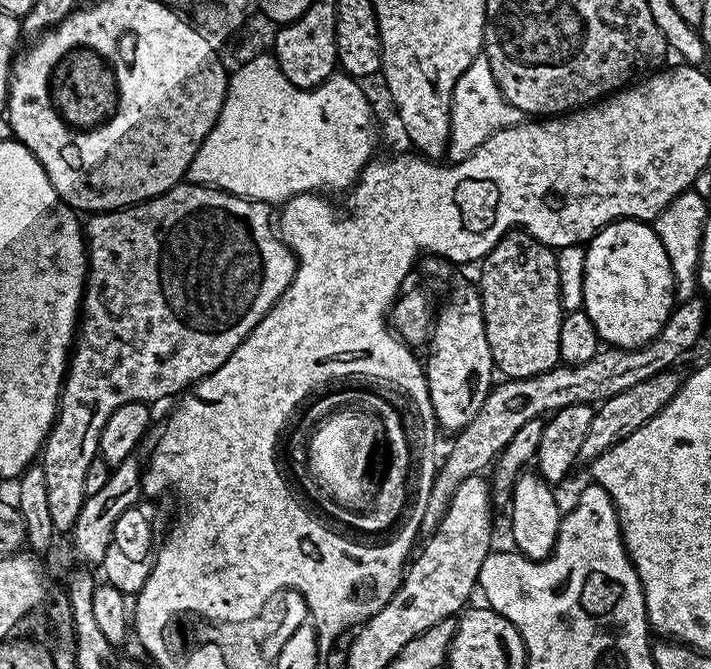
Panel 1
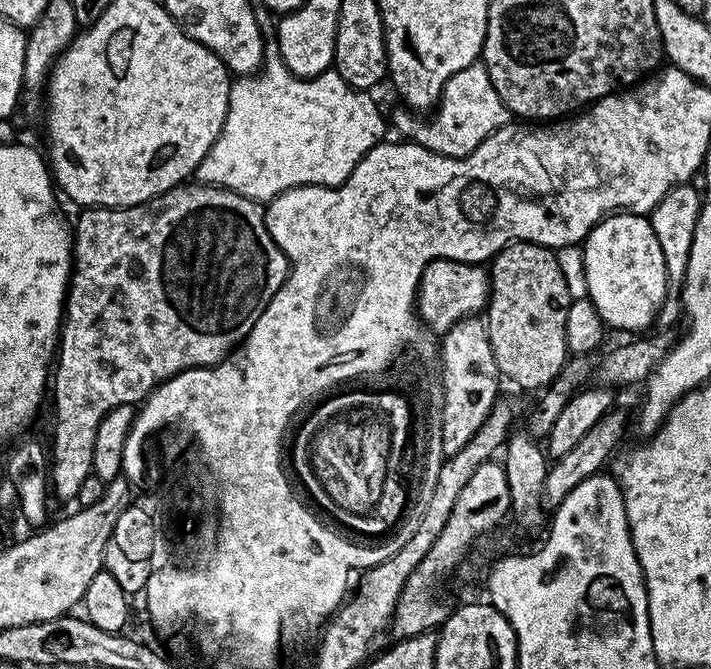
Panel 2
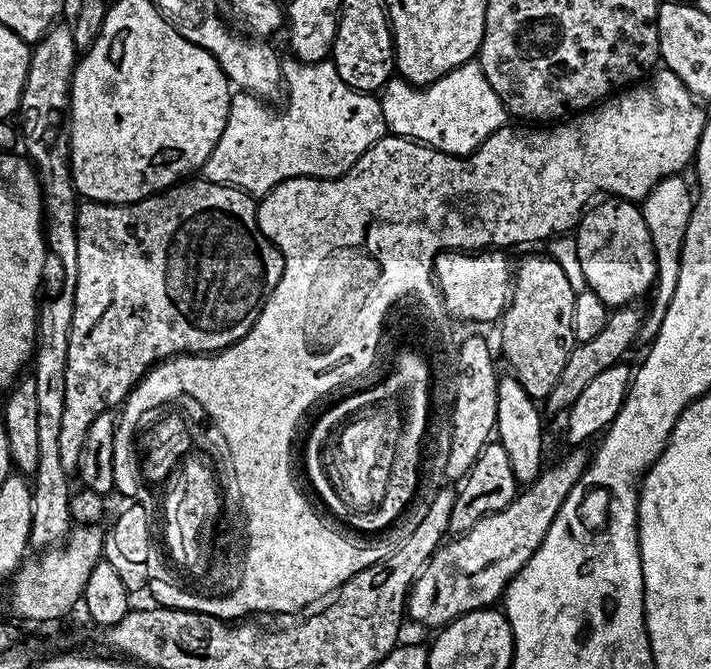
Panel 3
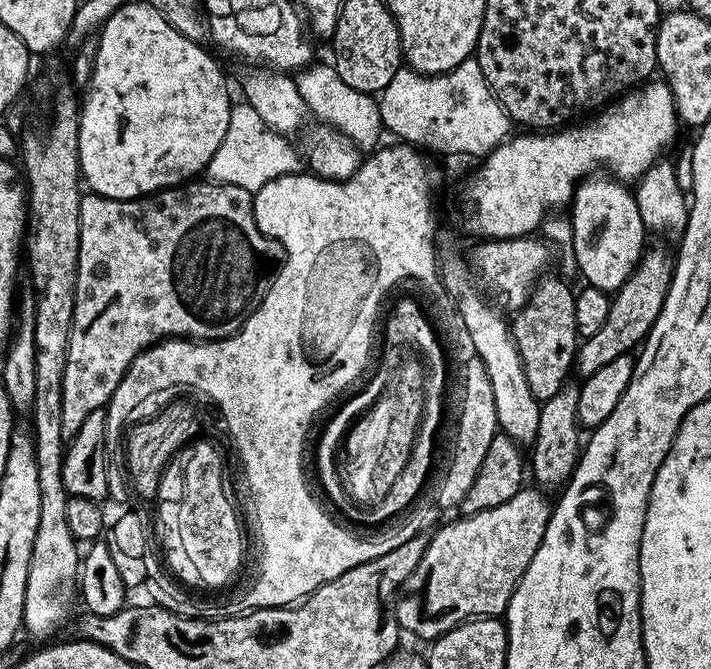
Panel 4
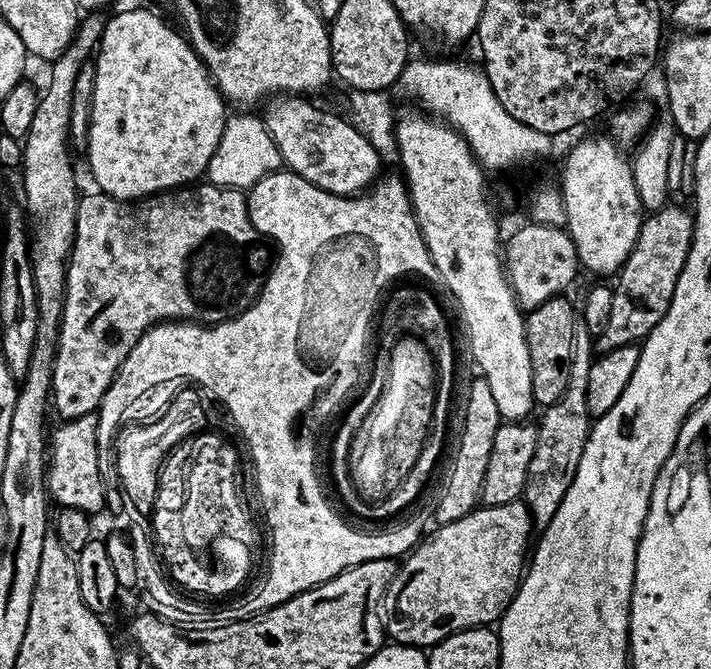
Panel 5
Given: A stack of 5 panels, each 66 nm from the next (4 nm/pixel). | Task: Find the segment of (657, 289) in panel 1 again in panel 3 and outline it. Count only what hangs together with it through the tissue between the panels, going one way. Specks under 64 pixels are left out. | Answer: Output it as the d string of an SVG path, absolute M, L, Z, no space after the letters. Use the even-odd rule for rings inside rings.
M604 198L593 203L581 215L574 235L584 283L608 304L609 309L631 305L639 296L647 297L653 291L656 282L655 250L641 209L633 201Z

